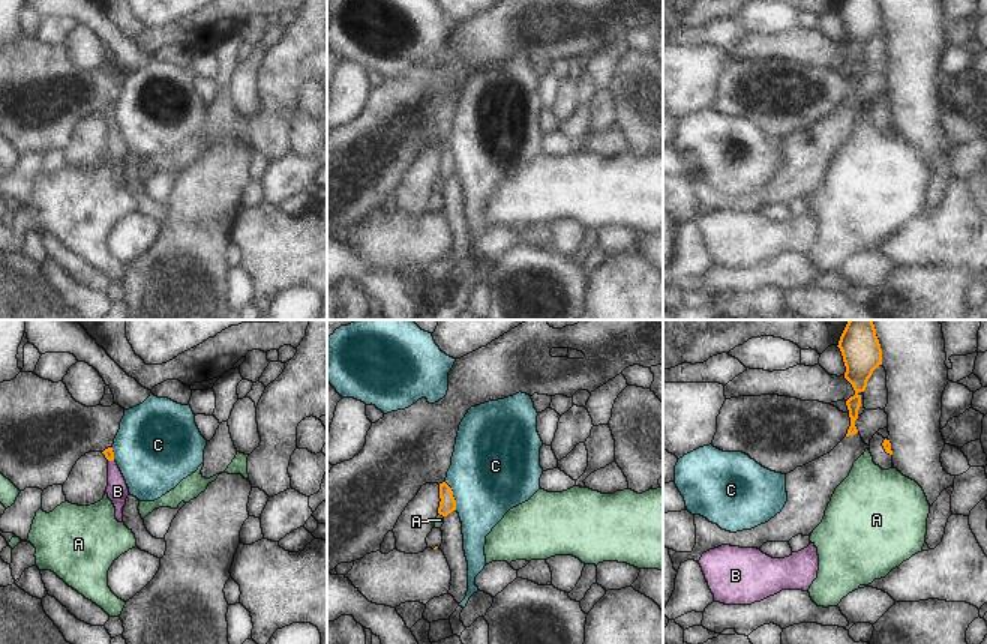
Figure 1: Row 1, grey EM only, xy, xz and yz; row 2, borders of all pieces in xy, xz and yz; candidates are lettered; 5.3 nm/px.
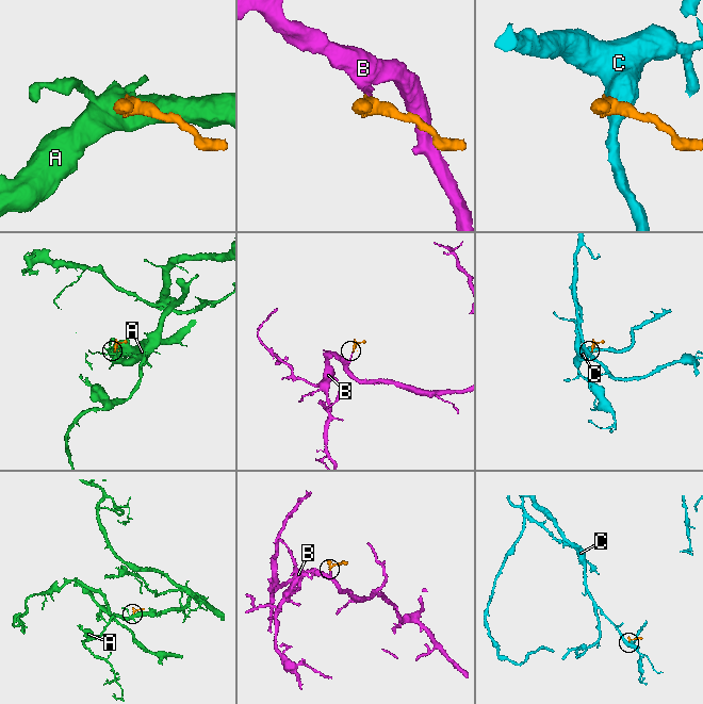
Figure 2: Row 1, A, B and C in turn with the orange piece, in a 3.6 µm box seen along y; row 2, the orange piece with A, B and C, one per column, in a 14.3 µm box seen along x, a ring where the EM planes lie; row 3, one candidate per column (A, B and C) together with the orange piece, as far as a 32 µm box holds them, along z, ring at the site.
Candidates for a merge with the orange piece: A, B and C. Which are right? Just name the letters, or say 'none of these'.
B

